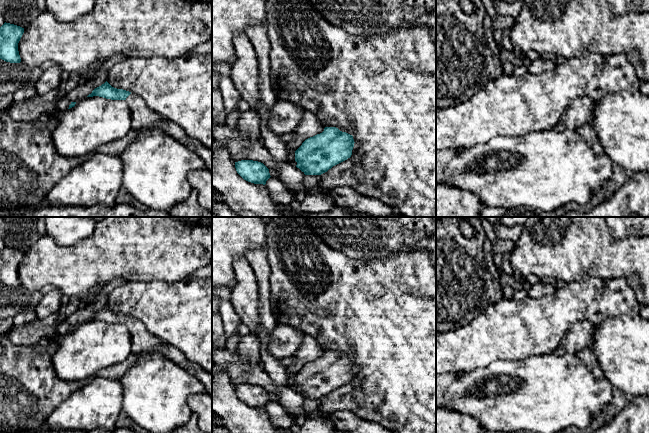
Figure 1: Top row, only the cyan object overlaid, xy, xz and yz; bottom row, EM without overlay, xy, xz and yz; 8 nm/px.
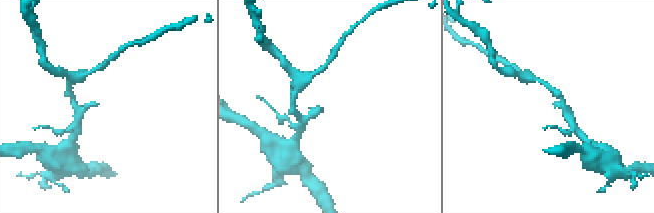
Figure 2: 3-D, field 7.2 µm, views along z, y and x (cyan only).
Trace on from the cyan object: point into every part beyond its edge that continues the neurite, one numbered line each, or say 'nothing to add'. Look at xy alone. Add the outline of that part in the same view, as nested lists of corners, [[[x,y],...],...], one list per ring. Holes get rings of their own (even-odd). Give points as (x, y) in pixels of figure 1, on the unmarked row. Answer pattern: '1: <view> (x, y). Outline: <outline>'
1: xy (143, 341). Outline: [[[131,317],[126,325],[131,333],[132,353],[144,354],[164,344],[162,340],[151,334],[140,320]]]

